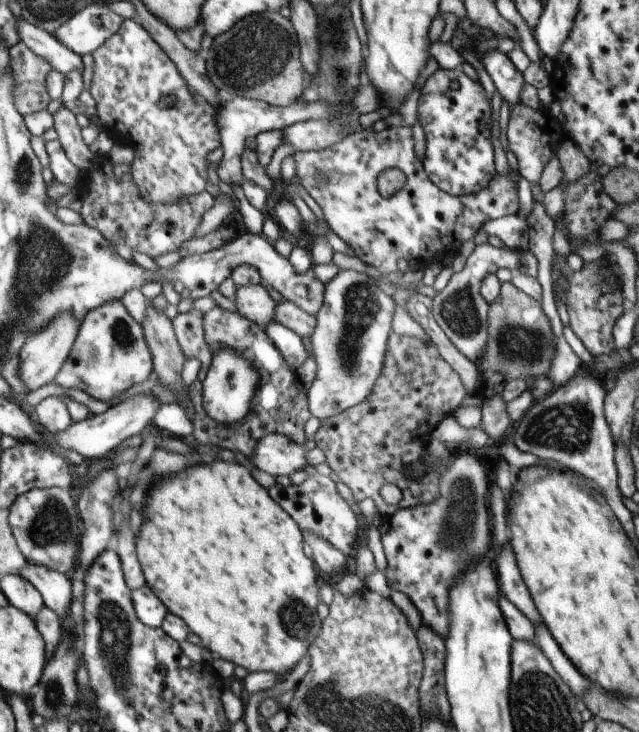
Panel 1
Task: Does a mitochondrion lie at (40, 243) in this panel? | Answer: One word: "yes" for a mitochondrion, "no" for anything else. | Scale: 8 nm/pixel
yes

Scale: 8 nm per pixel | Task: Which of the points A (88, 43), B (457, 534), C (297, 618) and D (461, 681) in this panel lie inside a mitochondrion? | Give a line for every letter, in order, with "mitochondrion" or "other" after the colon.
A: other
B: mitochondrion
C: mitochondrion
D: other

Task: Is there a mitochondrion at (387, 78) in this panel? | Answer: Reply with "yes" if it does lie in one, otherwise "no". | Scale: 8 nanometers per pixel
no

